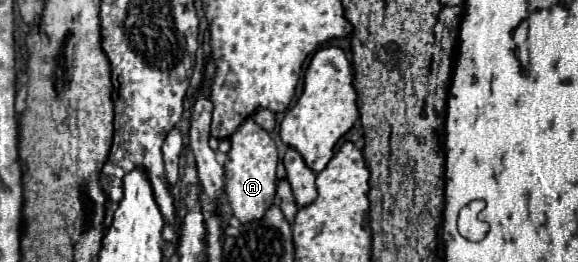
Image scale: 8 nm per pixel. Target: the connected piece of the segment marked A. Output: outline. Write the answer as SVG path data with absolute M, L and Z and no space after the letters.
M248 118L240 130L230 138L230 152L224 164L226 172L226 198L234 216L244 224L260 220L266 210L272 206L276 194L276 166L278 166L278 148L264 128L260 128L252 118Z

